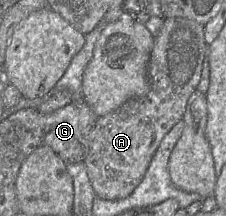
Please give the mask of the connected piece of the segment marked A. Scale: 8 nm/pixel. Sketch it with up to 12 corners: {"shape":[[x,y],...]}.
{"shape":[[164,18],[147,93],[98,117],[83,161],[96,197],[129,196],[183,119],[205,25]]}

